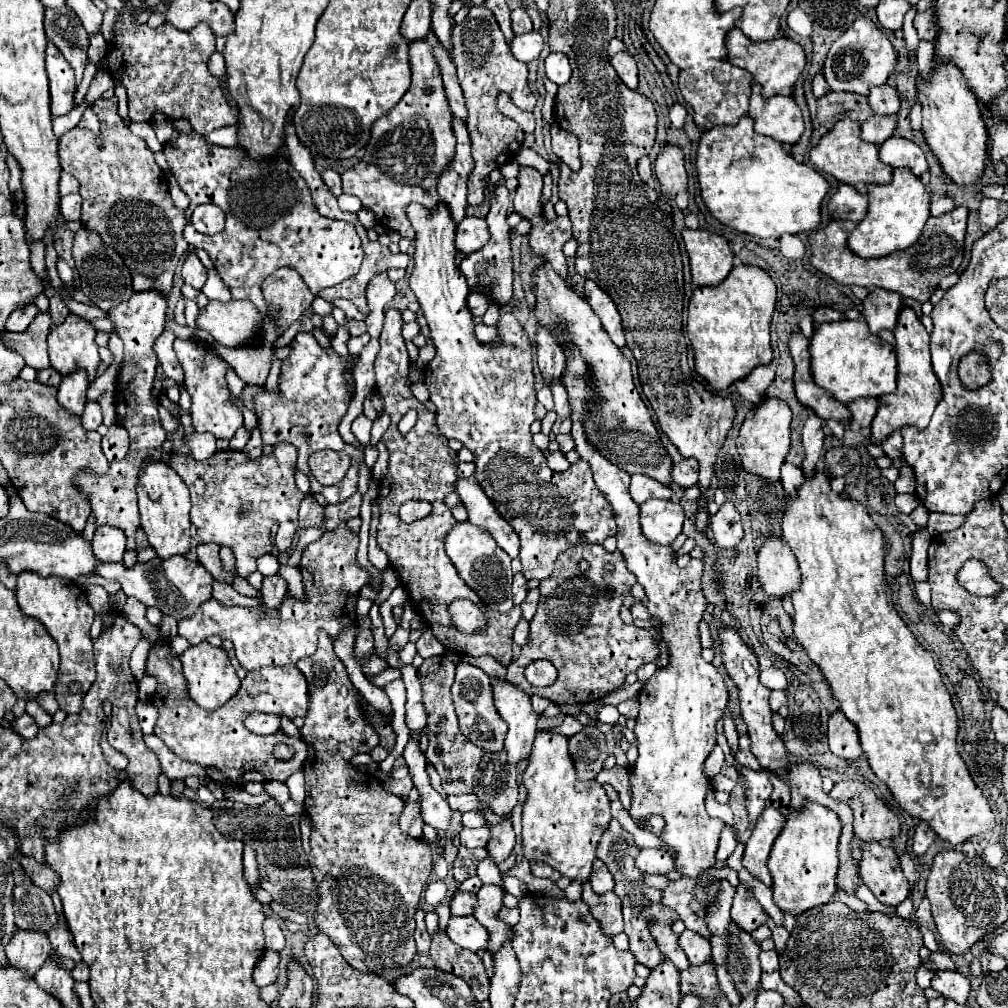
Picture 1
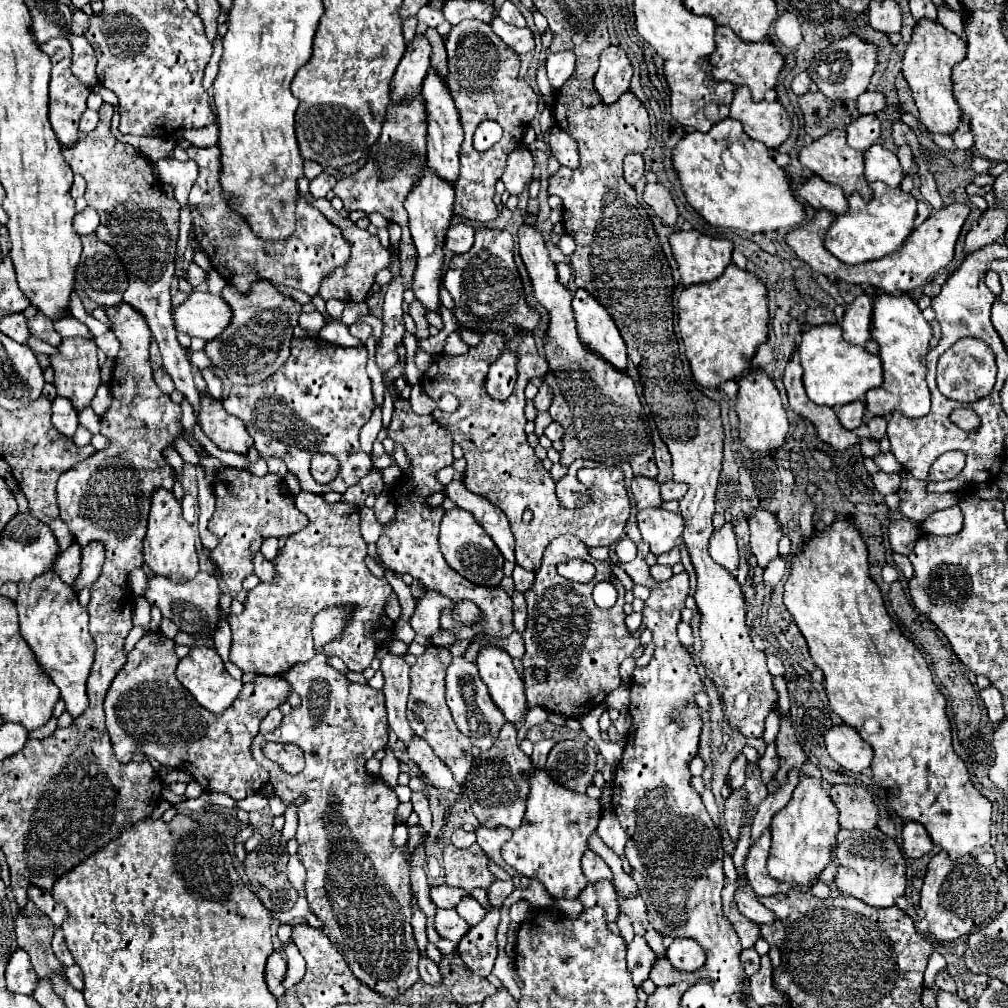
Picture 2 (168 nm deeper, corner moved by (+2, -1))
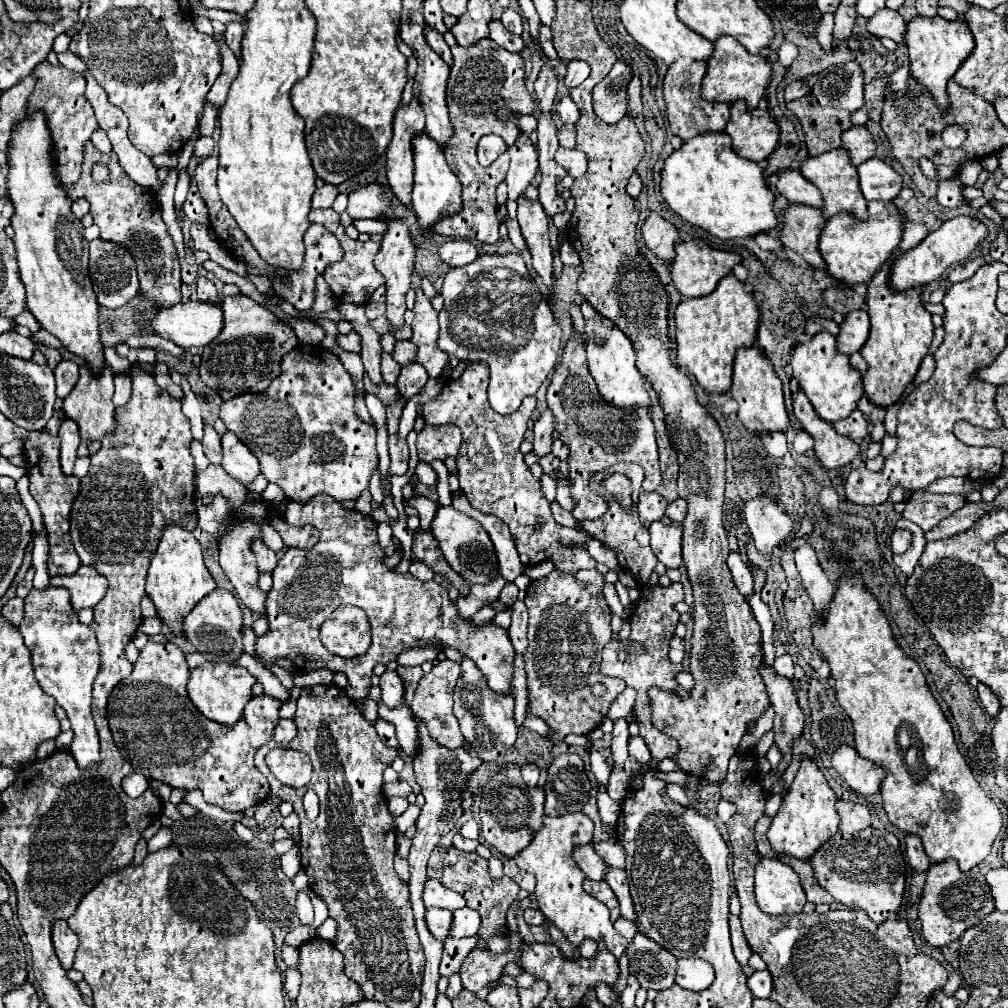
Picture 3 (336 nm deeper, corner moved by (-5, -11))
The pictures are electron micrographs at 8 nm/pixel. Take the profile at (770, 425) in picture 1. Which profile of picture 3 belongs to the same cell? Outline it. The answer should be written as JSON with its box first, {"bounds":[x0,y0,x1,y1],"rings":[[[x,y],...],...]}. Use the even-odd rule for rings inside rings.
{"bounds":[731,346,789,436],"rings":[[[753,346],[749,350],[743,348],[743,350],[737,352],[731,396],[739,404],[739,422],[753,436],[787,432],[789,416],[787,416],[787,410],[785,410],[785,400],[783,400],[783,384],[781,384],[779,376],[775,374],[771,362],[765,358],[765,354],[757,346]]]}

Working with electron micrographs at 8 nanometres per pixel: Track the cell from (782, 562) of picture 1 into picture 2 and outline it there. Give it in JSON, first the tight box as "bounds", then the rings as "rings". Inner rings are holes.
{"bounds":[748,508,782,568],"rings":[[[756,508],[748,516],[750,526],[750,546],[752,554],[758,558],[758,566],[766,568],[772,558],[778,556],[778,542],[782,538],[782,528],[778,518],[762,508]]]}

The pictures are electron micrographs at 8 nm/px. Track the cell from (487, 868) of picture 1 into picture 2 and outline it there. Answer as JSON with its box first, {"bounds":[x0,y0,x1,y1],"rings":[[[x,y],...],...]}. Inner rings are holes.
{"bounds":[488,880,514,908],"rings":[[[496,880],[496,882],[494,882],[494,886],[490,886],[490,890],[488,890],[488,898],[490,898],[492,908],[502,906],[504,898],[506,898],[508,894],[512,894],[512,890],[514,890],[512,882],[502,882],[502,880]]]}

